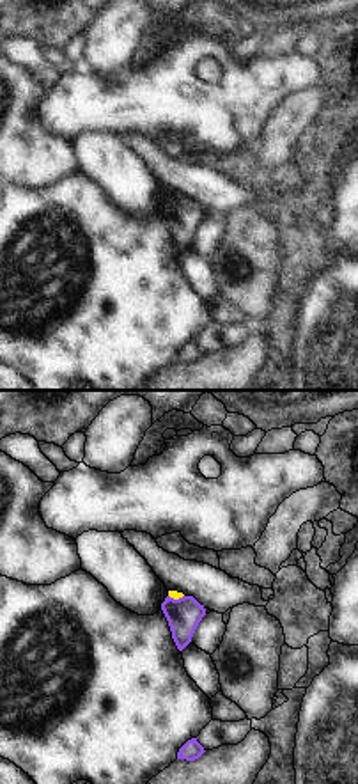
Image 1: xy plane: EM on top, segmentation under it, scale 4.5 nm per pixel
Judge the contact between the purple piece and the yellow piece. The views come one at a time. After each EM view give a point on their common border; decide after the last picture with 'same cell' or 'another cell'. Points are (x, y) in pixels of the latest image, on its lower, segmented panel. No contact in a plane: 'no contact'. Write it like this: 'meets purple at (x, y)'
meets purple at (176, 600)

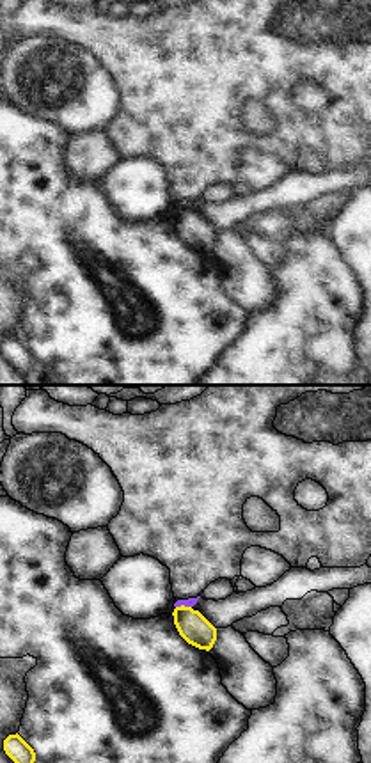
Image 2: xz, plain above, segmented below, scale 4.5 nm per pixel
meets purple at (183, 604)

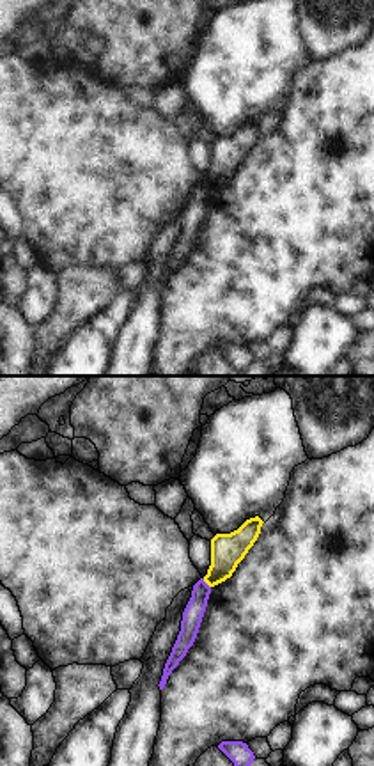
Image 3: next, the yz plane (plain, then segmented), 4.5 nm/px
meets purple at (206, 584)

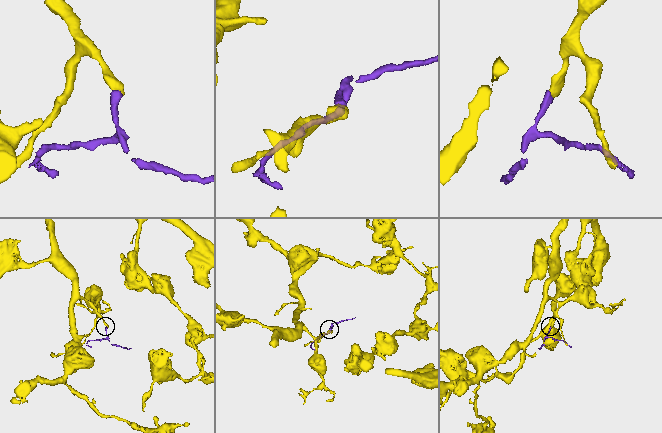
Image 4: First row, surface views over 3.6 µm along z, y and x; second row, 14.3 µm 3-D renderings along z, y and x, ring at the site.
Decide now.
another cell

